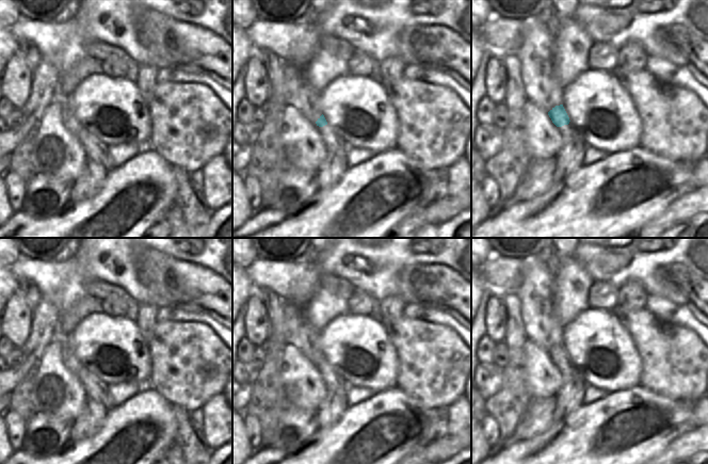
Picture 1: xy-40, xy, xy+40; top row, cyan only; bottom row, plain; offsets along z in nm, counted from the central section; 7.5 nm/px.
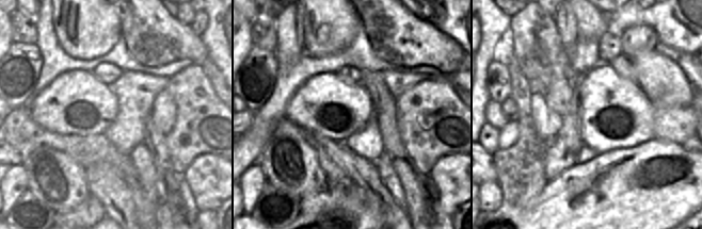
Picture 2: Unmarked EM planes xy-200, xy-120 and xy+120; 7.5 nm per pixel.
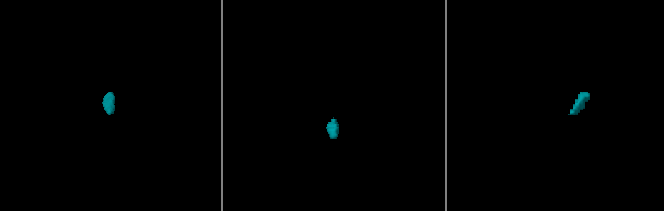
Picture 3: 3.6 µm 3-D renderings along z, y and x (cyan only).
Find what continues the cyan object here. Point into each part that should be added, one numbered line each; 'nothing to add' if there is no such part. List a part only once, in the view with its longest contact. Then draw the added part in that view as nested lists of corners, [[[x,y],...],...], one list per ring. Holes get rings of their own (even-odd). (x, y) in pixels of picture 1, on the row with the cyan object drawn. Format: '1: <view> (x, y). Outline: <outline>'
1: xy+40 (566, 131). Outline: [[[570,122],[568,125],[562,126],[560,130],[562,141],[570,140],[574,137],[575,130],[576,128]]]

